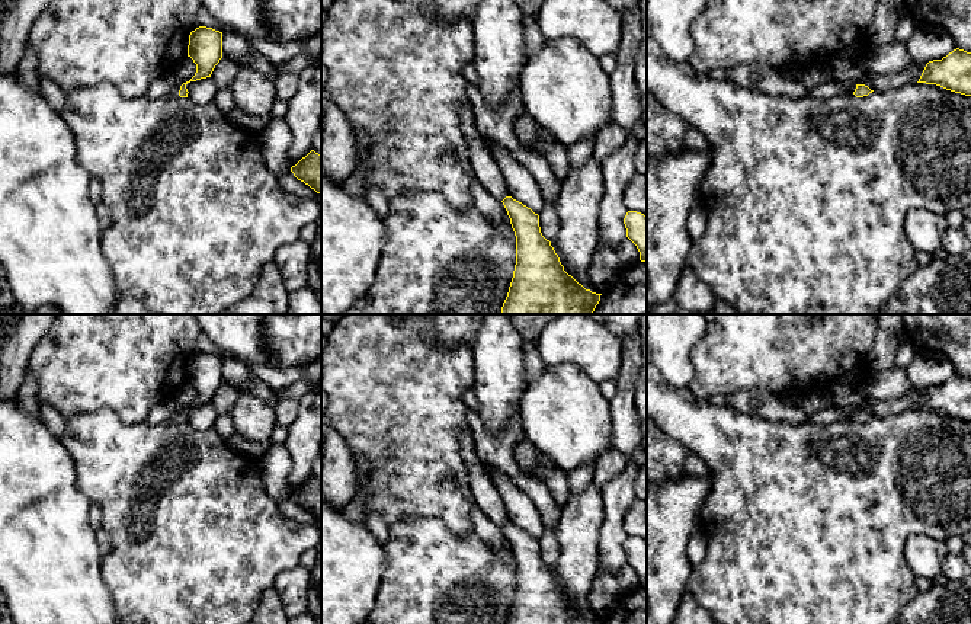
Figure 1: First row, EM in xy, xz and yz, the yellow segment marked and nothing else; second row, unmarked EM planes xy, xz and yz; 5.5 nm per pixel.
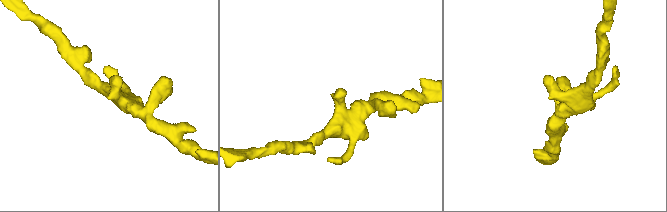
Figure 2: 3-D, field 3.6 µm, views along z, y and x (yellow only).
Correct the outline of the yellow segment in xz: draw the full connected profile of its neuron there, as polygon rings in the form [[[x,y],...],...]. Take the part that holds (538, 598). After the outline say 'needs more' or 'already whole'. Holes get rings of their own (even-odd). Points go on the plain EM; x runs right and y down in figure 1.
[[[458,429],[456,436],[462,442],[477,506],[503,528],[516,561],[516,591],[506,624],[600,624],[602,620],[586,615],[564,596],[551,567],[541,559],[539,541],[509,521],[500,493],[475,454],[470,431]]] | needs more

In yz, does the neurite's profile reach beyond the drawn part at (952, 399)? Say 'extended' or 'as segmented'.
as segmented

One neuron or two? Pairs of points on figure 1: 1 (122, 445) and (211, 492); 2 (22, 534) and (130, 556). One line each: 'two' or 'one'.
1: one
2: two

